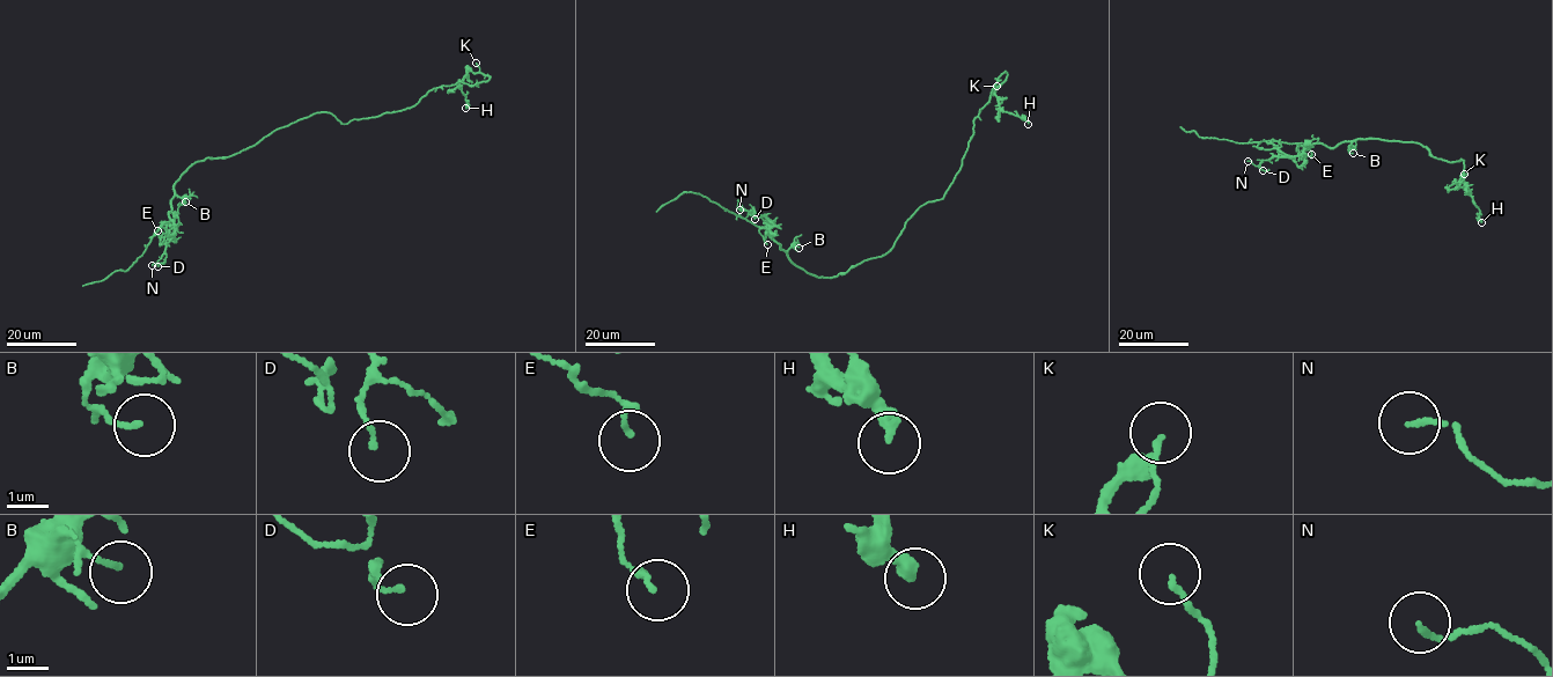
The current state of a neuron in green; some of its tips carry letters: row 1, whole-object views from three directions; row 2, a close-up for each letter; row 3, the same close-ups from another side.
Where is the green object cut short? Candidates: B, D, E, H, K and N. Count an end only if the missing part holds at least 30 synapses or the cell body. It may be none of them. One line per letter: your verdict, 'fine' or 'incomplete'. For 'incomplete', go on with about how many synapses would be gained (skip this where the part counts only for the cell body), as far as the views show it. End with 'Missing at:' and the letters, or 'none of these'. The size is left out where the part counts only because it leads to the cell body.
B: fine
D: fine
E: fine
H: fine
K: fine
N: fine
Missing at: none of these

